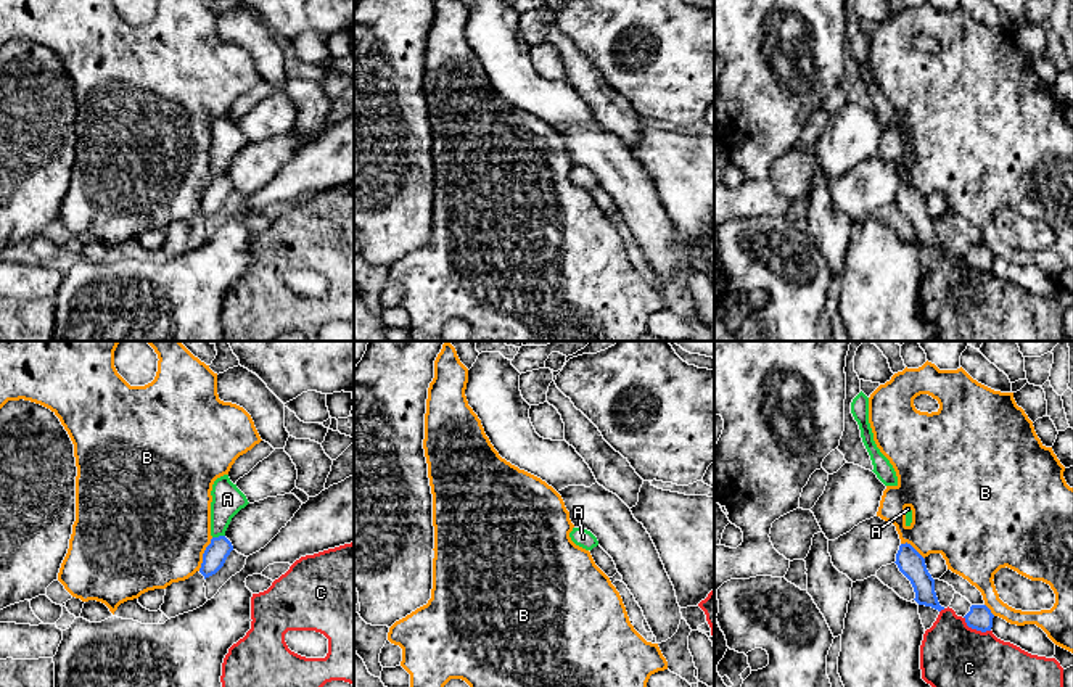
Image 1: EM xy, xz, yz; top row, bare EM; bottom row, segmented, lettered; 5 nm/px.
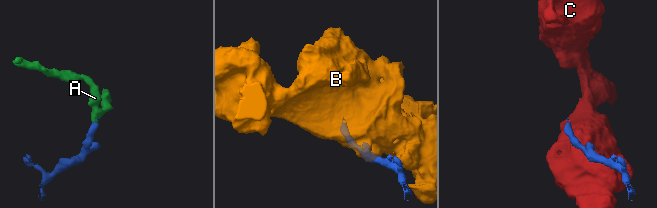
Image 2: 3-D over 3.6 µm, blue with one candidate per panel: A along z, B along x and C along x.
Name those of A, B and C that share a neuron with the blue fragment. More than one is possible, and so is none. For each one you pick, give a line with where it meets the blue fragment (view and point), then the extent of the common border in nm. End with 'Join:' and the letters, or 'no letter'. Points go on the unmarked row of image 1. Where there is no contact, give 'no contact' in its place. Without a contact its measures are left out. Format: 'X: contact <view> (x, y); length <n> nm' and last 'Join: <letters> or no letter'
A: contact xy (219, 176); length 70 nm
Join: A

